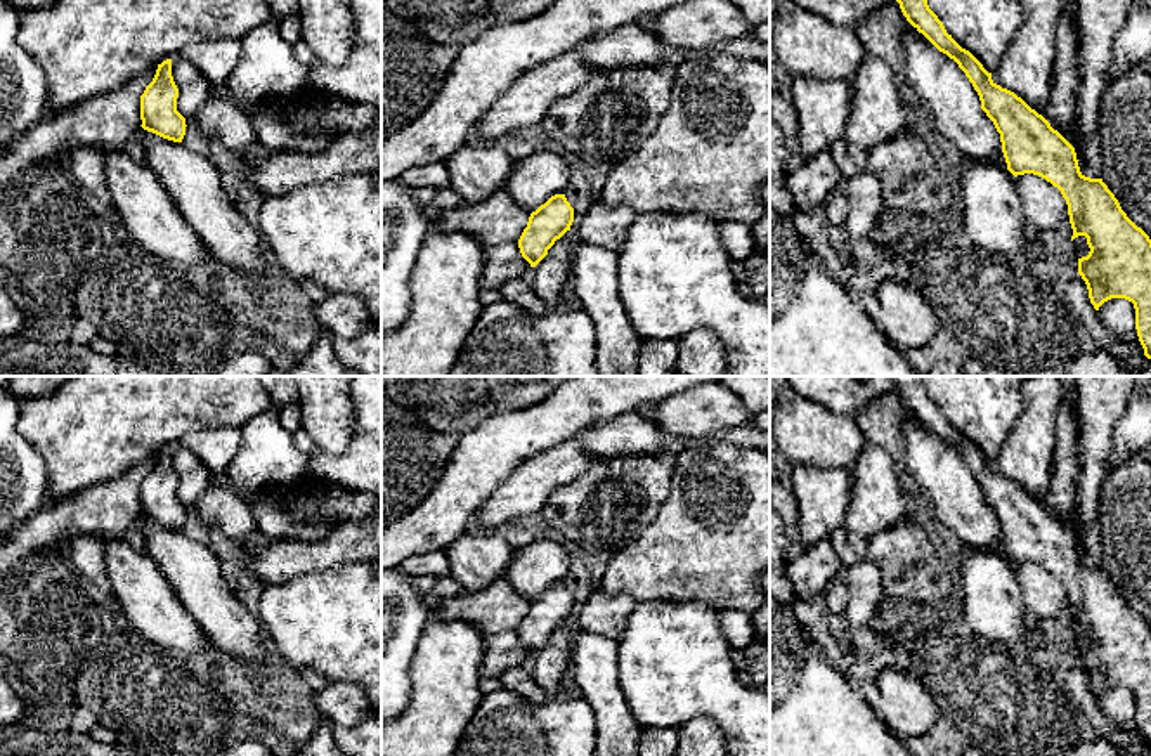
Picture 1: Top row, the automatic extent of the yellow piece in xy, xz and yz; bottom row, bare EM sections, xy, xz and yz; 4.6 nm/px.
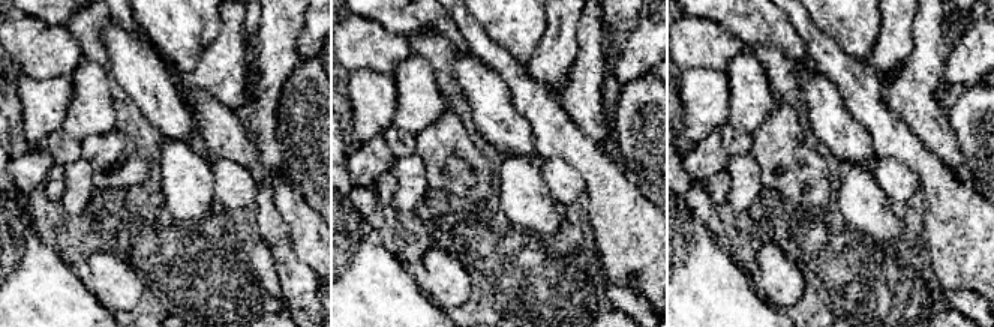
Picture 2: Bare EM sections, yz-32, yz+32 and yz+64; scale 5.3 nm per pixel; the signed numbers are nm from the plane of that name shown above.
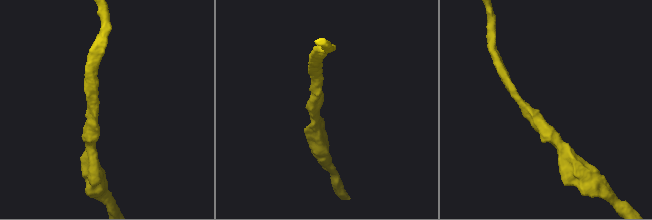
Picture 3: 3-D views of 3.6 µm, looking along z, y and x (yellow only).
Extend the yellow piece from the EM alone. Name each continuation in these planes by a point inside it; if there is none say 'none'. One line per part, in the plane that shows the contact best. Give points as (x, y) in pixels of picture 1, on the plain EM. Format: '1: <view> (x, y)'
none

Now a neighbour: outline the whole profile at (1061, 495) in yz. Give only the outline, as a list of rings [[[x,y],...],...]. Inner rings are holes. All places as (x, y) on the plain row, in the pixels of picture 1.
[[[1061,402],[1056,413],[1056,453],[1052,477],[1042,505],[1075,538],[1078,527],[1073,524],[1076,503],[1076,477],[1080,472],[1080,435],[1076,402]]]

